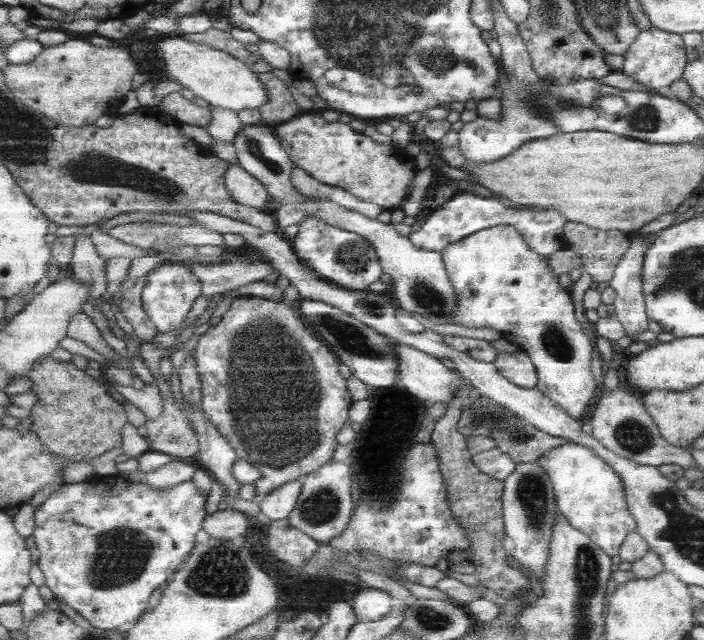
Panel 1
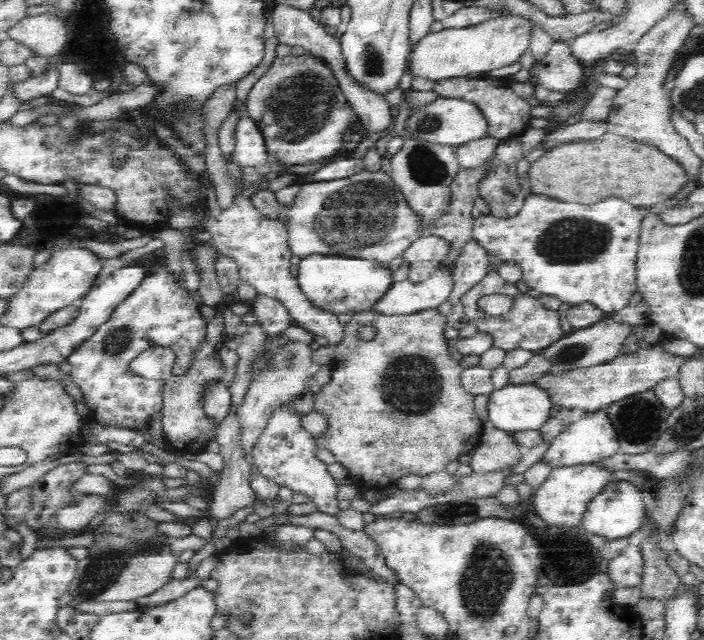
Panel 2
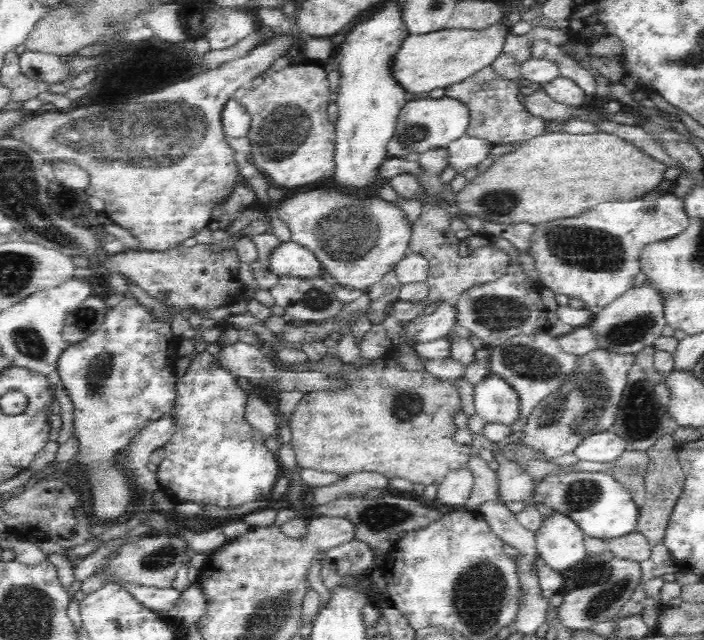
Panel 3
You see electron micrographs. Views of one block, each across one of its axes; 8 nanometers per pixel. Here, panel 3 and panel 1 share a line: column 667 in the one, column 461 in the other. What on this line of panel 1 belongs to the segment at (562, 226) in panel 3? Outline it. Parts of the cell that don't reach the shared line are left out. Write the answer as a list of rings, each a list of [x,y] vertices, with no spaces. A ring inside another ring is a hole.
[[[454,194],[447,204],[437,206],[417,231],[407,234],[407,240],[415,247],[427,252],[440,253],[443,248],[473,234],[478,230],[497,224],[509,225],[521,234],[527,248],[537,256],[549,256],[557,249],[566,247],[563,234],[565,219],[555,209],[532,207],[529,209],[515,209],[491,200],[481,198],[475,194]]]

